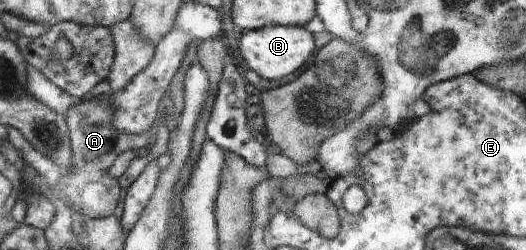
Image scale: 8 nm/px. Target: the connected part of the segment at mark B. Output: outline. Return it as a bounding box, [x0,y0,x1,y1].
[239,26,315,81]

